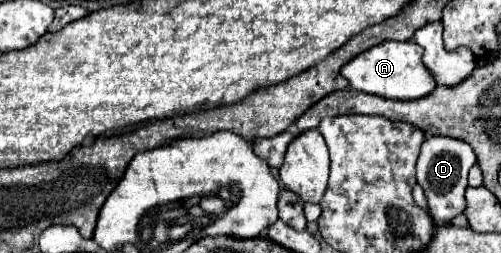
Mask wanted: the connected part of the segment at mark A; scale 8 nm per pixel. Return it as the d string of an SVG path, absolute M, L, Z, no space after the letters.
M410 39L404 43L398 41L384 41L360 55L356 55L350 63L346 63L340 71L348 81L350 87L356 91L364 91L370 95L396 99L396 101L414 101L430 95L436 87L434 77L422 63L422 47Z

